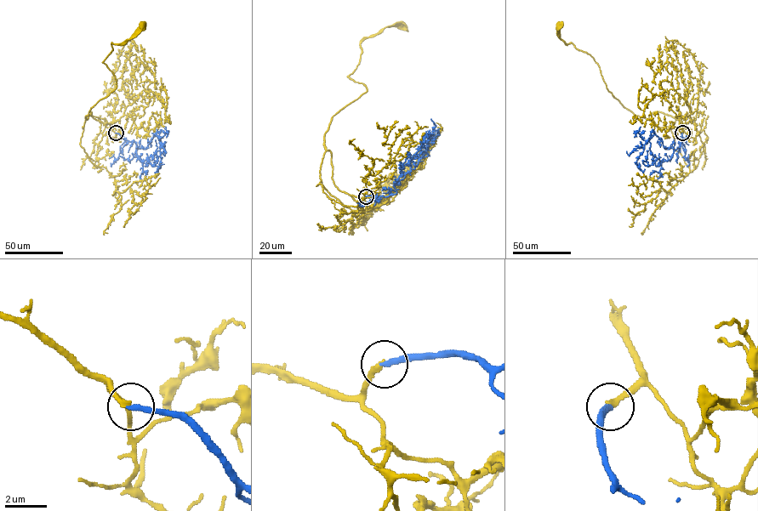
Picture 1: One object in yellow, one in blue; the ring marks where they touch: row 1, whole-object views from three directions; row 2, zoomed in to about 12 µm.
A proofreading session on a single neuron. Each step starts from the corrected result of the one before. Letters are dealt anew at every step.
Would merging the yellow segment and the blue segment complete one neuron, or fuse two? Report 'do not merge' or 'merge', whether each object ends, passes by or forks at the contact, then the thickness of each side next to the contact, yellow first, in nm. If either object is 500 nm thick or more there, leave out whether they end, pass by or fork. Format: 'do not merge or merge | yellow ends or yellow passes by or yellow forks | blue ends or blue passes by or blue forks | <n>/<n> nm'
merge | yellow ends | blue ends | 240/260 nm

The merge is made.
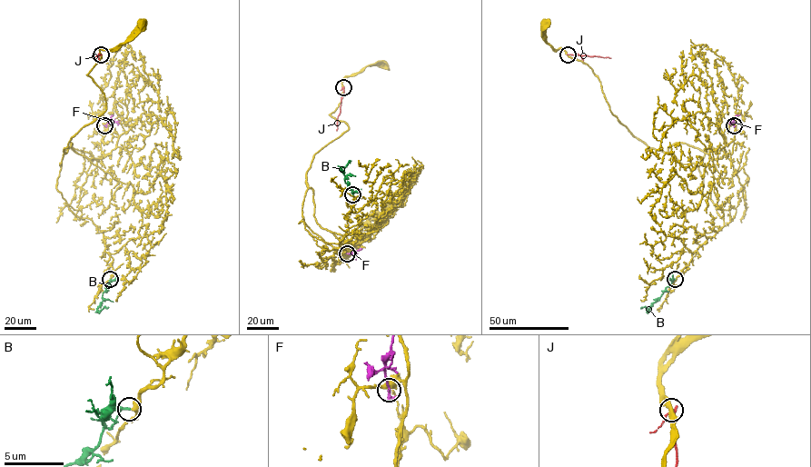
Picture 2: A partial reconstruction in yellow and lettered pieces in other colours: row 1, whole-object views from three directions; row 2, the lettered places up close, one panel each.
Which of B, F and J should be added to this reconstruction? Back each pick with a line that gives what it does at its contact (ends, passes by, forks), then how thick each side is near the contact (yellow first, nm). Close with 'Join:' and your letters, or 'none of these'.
B: it passes by; calibres 340 and 190 nm
Join: B

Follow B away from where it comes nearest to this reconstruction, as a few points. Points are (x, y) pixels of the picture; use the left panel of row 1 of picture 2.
B: (110, 279), (97, 309), (100, 311), (108, 307)

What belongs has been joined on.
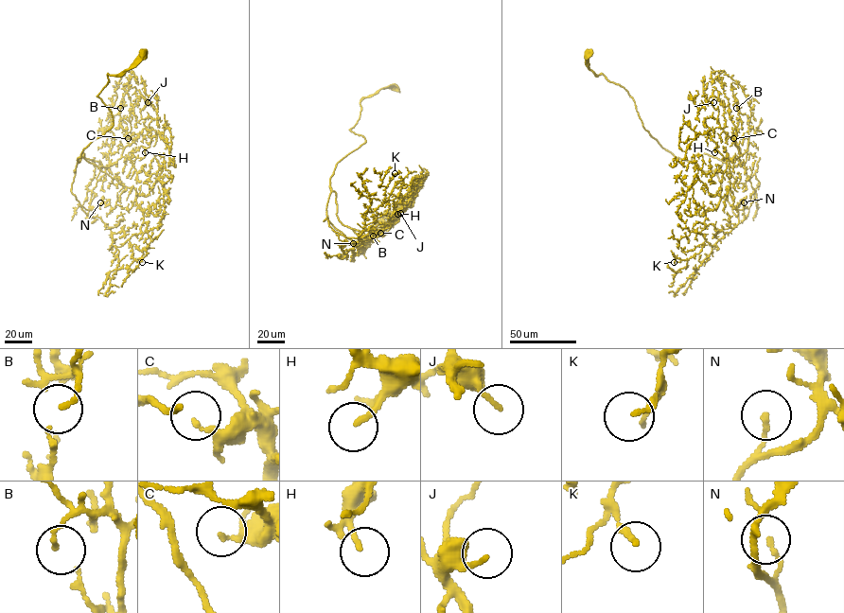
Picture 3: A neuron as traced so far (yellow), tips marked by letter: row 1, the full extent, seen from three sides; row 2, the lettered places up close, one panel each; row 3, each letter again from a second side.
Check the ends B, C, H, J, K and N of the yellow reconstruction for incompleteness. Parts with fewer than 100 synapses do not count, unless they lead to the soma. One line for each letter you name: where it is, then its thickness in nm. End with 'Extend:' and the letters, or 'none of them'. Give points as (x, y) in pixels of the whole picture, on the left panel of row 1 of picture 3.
H: place (145, 152); calibre 150 nm
Extend: H

